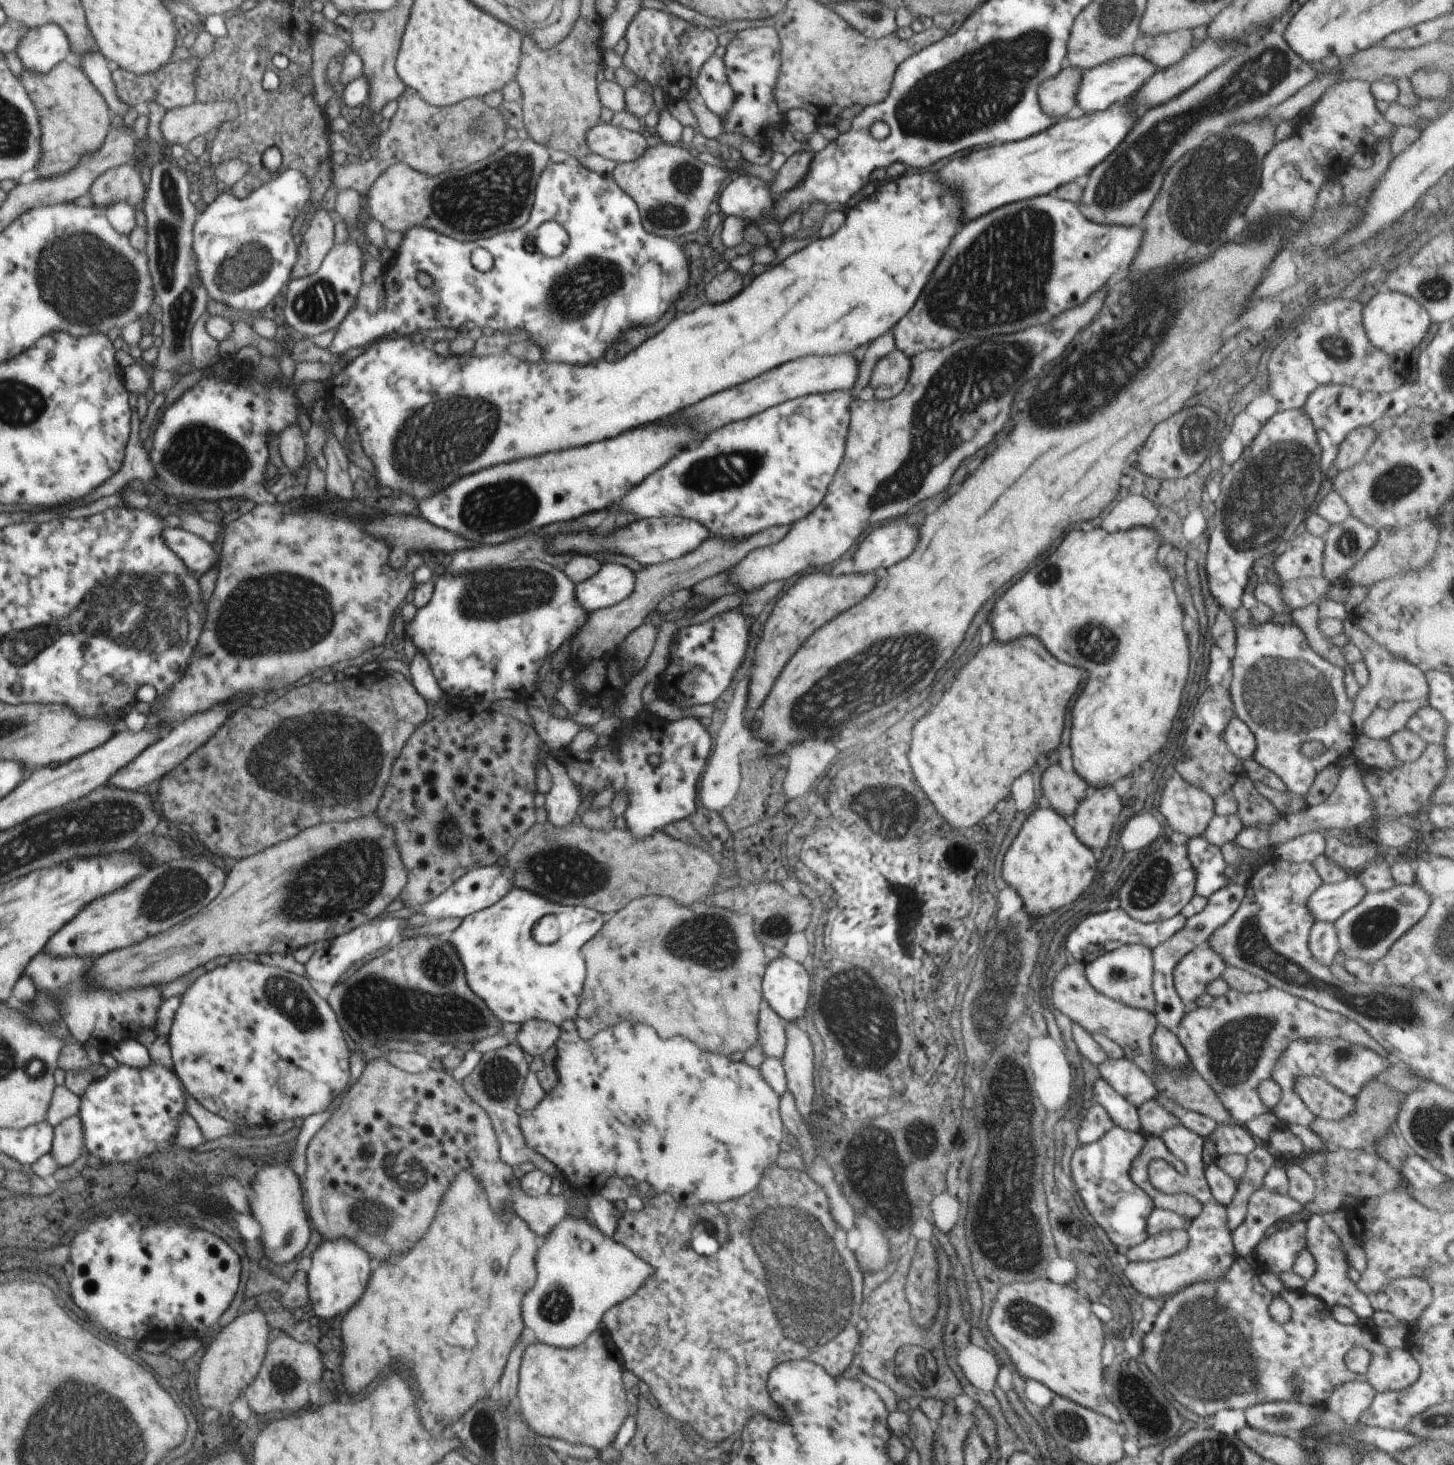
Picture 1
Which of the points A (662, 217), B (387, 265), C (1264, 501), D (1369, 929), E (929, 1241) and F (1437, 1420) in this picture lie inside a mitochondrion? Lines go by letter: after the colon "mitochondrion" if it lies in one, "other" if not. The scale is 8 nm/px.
A: mitochondrion
B: other
C: mitochondrion
D: mitochondrion
E: other
F: mitochondrion

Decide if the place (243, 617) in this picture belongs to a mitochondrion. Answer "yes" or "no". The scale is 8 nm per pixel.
yes

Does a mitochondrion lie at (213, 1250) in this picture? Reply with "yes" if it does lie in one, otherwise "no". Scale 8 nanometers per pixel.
no

